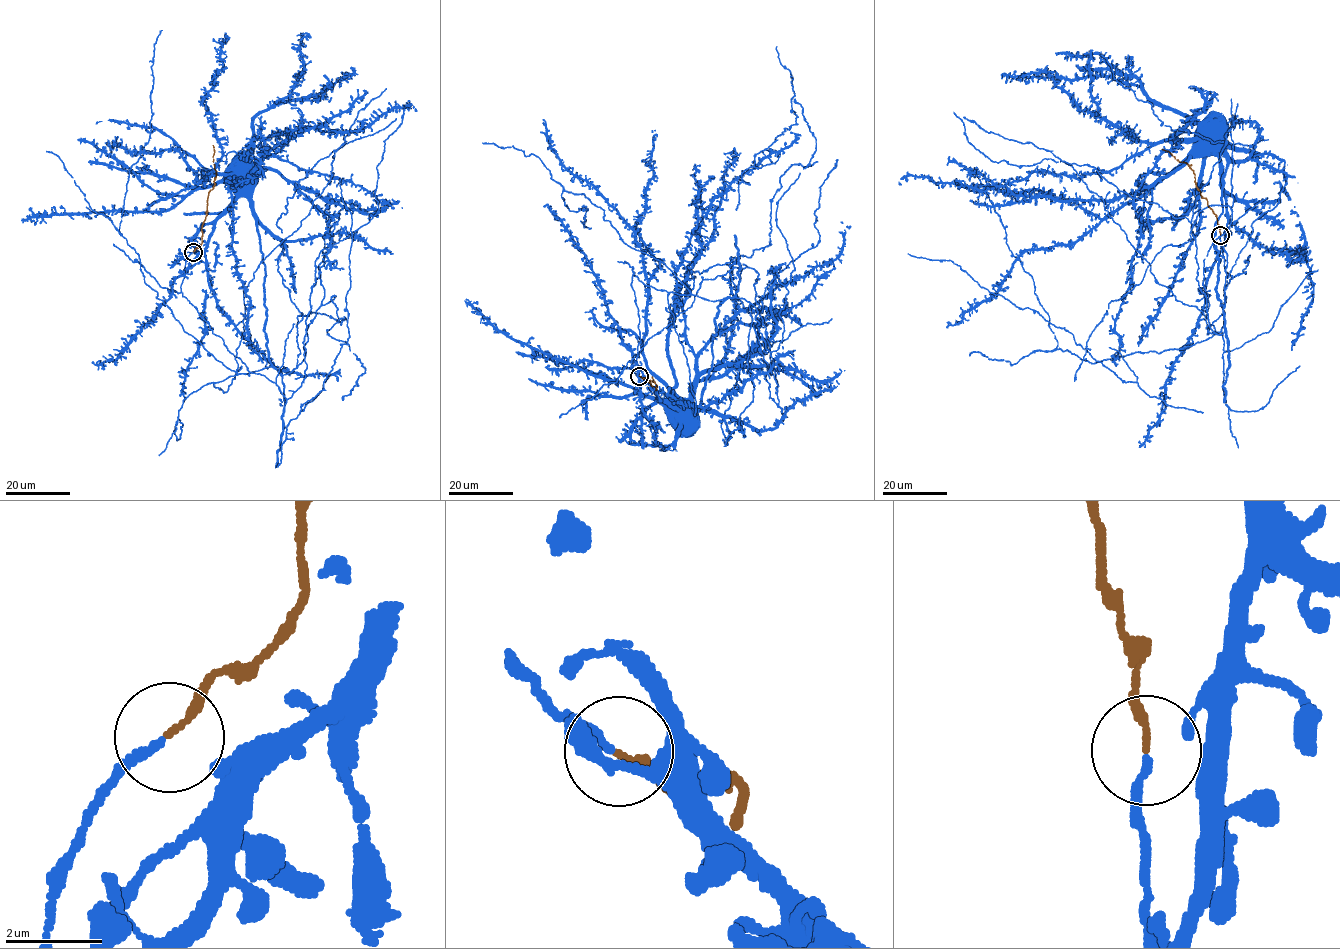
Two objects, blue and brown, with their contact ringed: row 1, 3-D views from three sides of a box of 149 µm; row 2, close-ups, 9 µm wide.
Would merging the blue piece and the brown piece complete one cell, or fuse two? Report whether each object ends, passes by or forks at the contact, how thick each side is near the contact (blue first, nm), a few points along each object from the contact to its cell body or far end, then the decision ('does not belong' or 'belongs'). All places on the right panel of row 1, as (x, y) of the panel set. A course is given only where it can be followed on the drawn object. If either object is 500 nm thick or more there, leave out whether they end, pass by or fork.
blue passes by; brown ends; calibres 110 and 150 nm; course blue (1220, 235), (1224, 257), (1220, 251), (1227, 219), (1220, 139), (1208, 128), (1209, 115); course brown (1220, 235), (1217, 218), (1201, 195), (1193, 170), (1162, 149); belongs

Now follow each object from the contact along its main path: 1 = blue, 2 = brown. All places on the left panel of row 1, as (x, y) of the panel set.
1: (193, 252), (184, 271), (196, 261), (197, 253), (205, 247), (213, 222), (234, 200), (232, 160), (244, 154)
2: (193, 252), (202, 243), (207, 199), (214, 184), (212, 145)

